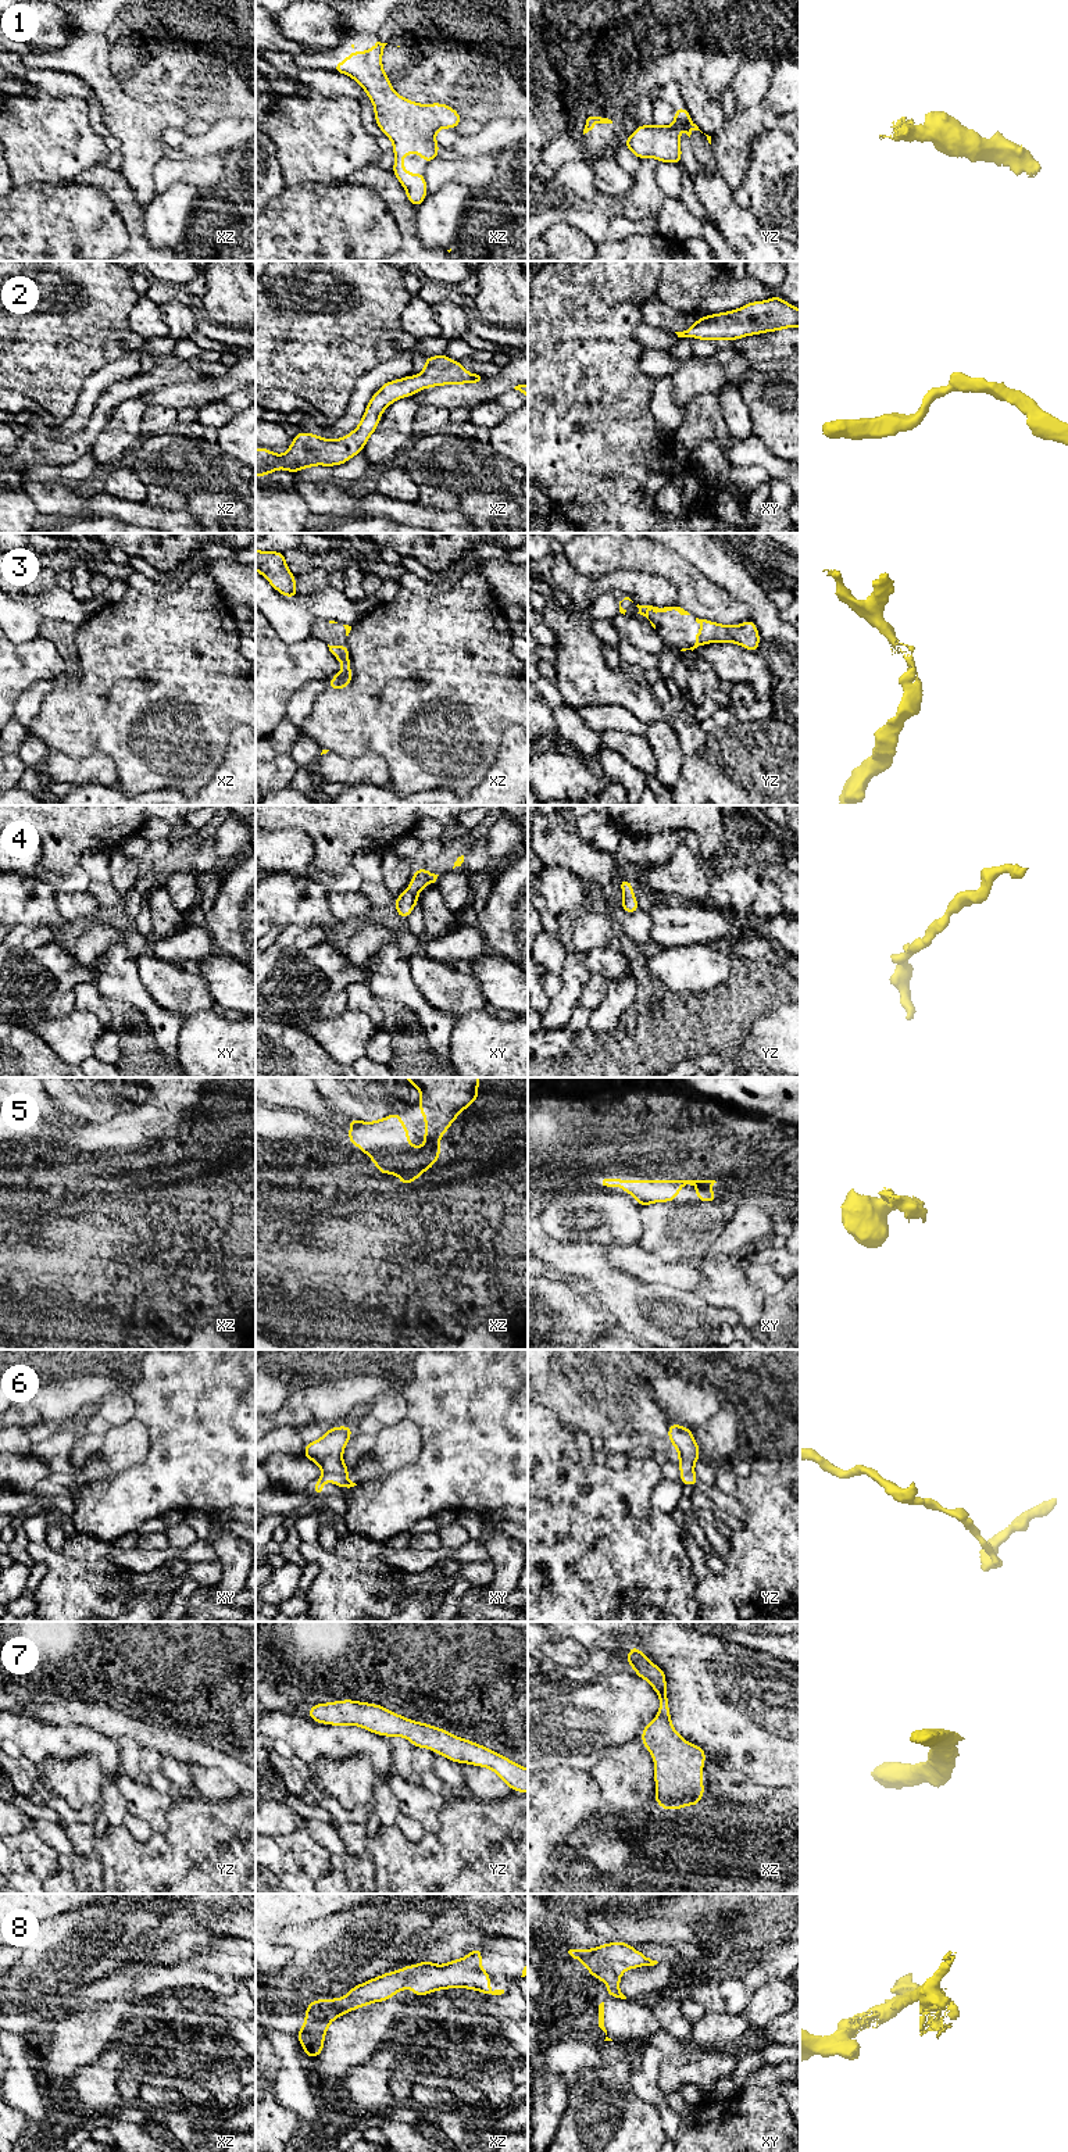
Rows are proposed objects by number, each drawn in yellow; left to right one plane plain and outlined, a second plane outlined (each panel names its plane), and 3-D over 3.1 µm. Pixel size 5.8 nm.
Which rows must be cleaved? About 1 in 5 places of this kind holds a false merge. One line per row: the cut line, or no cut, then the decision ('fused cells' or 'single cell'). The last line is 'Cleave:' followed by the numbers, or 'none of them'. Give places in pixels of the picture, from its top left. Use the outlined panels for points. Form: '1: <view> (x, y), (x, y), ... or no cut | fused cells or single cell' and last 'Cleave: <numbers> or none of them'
1: no cut | single cell
2: no cut | single cell
3: no cut | single cell
4: no cut | single cell
5: no cut | single cell
6: no cut | single cell
7: no cut | single cell
8: no cut | single cell
Cleave: none of them

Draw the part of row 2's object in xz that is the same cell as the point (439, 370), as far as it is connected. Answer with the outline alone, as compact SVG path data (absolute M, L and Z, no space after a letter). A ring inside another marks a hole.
M446 354L425 357L425 365L418 376L383 383L371 397L360 425L340 439L325 439L310 432L299 432L285 454L274 454L269 448L256 448L256 476L271 475L276 469L286 469L292 475L315 465L343 465L361 453L369 436L379 426L381 415L390 404L403 397L412 397L422 389L444 385L476 383L481 376L462 368Z

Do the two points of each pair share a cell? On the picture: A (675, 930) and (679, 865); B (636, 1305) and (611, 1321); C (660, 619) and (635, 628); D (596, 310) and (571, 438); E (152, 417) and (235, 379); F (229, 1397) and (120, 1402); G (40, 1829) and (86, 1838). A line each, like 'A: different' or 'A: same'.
A: different
B: different
C: different
D: same
E: different
F: different
G: different

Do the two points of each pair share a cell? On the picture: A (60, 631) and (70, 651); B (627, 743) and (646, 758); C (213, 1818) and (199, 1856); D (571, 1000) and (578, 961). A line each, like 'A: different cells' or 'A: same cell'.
A: same cell
B: same cell
C: same cell
D: same cell

